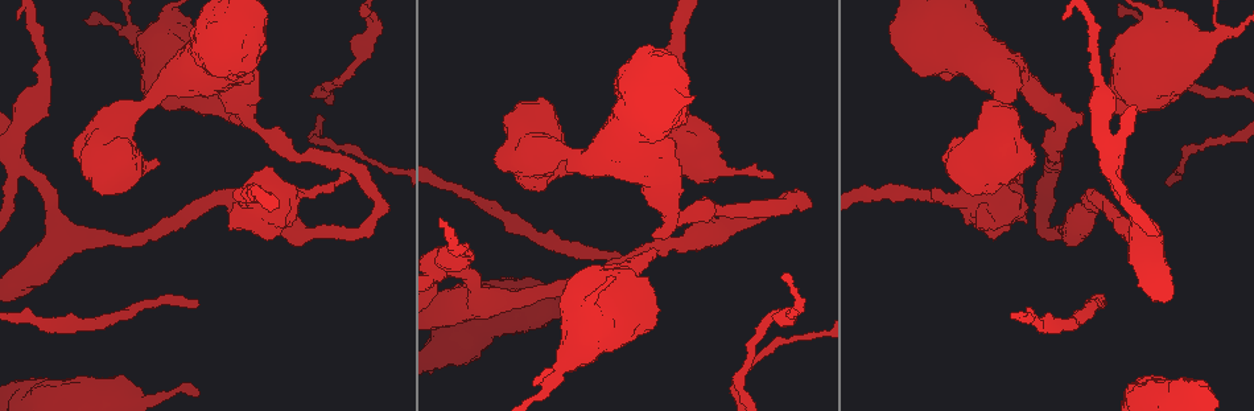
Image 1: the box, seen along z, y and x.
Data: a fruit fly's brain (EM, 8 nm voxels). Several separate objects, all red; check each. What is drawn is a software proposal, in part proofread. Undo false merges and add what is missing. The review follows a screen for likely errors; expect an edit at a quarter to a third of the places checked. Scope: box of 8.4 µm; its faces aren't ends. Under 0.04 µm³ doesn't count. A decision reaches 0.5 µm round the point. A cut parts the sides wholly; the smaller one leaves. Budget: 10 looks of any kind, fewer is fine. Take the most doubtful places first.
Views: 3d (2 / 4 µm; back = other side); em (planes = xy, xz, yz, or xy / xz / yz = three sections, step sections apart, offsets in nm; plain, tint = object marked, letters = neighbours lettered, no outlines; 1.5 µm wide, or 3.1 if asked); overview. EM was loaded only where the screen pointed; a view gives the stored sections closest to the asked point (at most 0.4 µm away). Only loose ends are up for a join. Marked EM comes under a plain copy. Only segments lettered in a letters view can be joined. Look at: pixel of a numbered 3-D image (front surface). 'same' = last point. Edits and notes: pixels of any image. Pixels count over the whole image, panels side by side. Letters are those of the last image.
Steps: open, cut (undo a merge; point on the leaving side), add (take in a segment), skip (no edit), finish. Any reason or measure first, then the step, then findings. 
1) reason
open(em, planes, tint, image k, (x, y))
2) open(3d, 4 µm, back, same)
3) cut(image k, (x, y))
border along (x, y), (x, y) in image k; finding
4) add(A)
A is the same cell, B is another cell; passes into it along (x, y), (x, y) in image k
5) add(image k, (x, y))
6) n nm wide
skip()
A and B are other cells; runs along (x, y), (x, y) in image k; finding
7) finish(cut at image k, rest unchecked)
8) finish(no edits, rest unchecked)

branch stops here
open(3d, 4 µm, image 1, (198, 302))

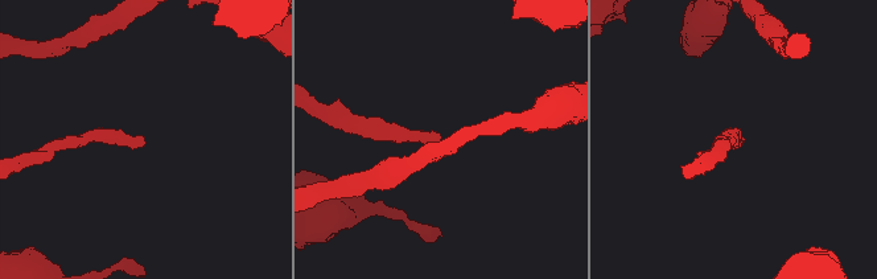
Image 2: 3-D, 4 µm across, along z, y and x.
open(em, xz, step 4, letters, image 2, (143, 140))

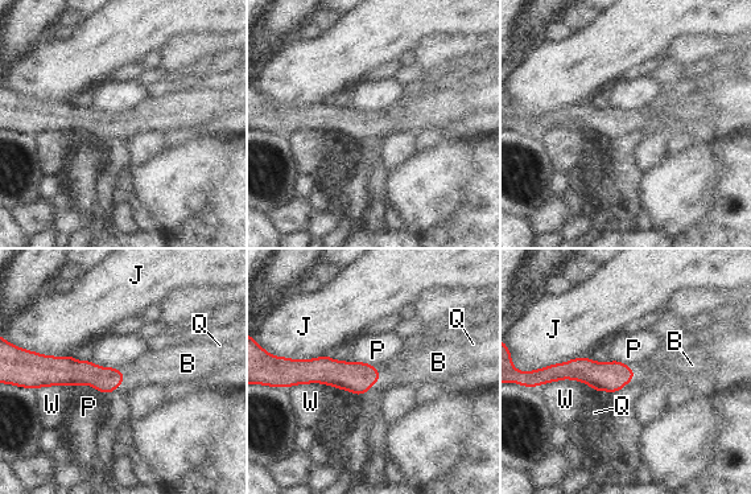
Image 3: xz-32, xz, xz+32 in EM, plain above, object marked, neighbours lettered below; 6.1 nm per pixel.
160 nm wide
add(B)
B is the same cell, J, P, Q and W are other cells; the cell continues

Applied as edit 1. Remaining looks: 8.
redraw
open(overview)

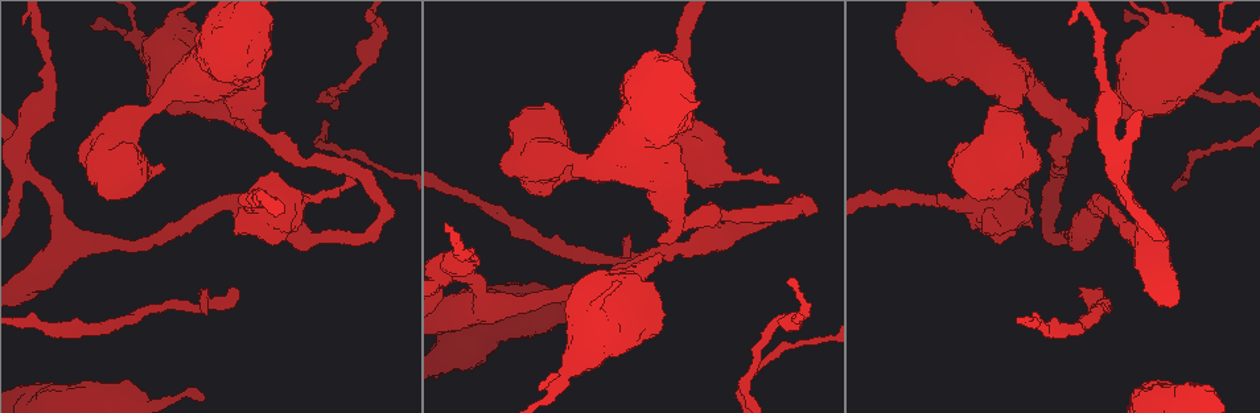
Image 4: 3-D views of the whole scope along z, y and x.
free end
open(em, 3.1 µm, planes, letters, image 4, (509, 128))

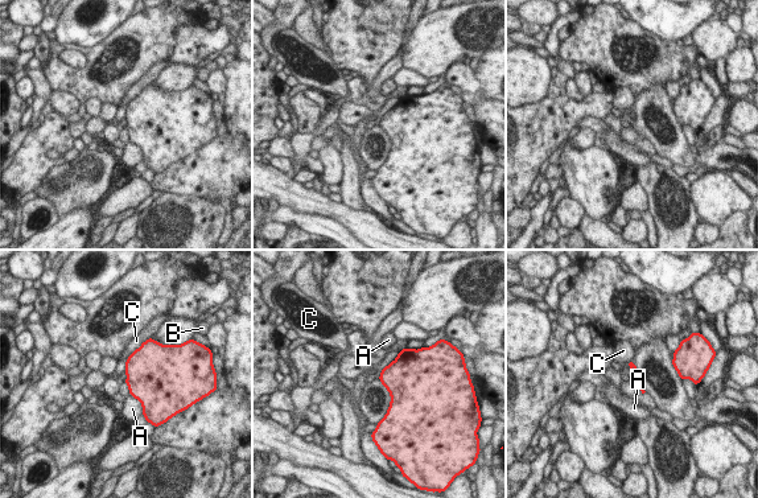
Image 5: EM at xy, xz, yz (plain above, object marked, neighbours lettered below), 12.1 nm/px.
skip()
A, B and C are other cells; border along (151, 337), (126, 361) in image 5; none of them fits

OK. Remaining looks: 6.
a fork
open(em, xy, step 4, tint, image 4, (139, 38))

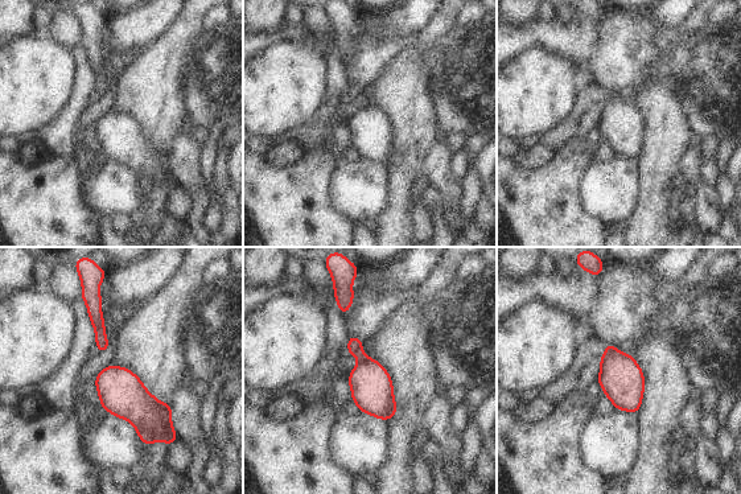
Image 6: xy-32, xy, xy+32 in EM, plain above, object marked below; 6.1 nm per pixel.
open(em, xz, step 4, letters, same)

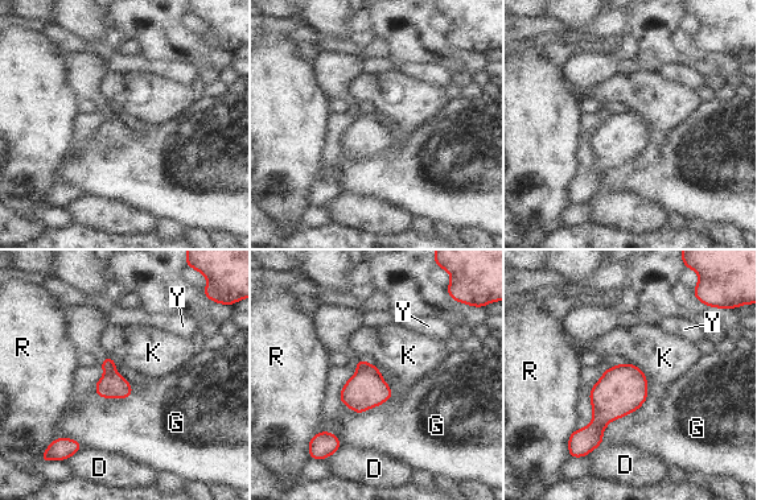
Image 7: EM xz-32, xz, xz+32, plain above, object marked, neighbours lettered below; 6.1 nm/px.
G touches over 340 nm
cut(image 7, (361, 364))
D, G, K, R and Y are other cells; border along (367, 363), (358, 371) in image 7; a second cell is stuck on

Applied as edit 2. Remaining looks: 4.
finish(add at image 3, cut at image 7, rest unchecked)

